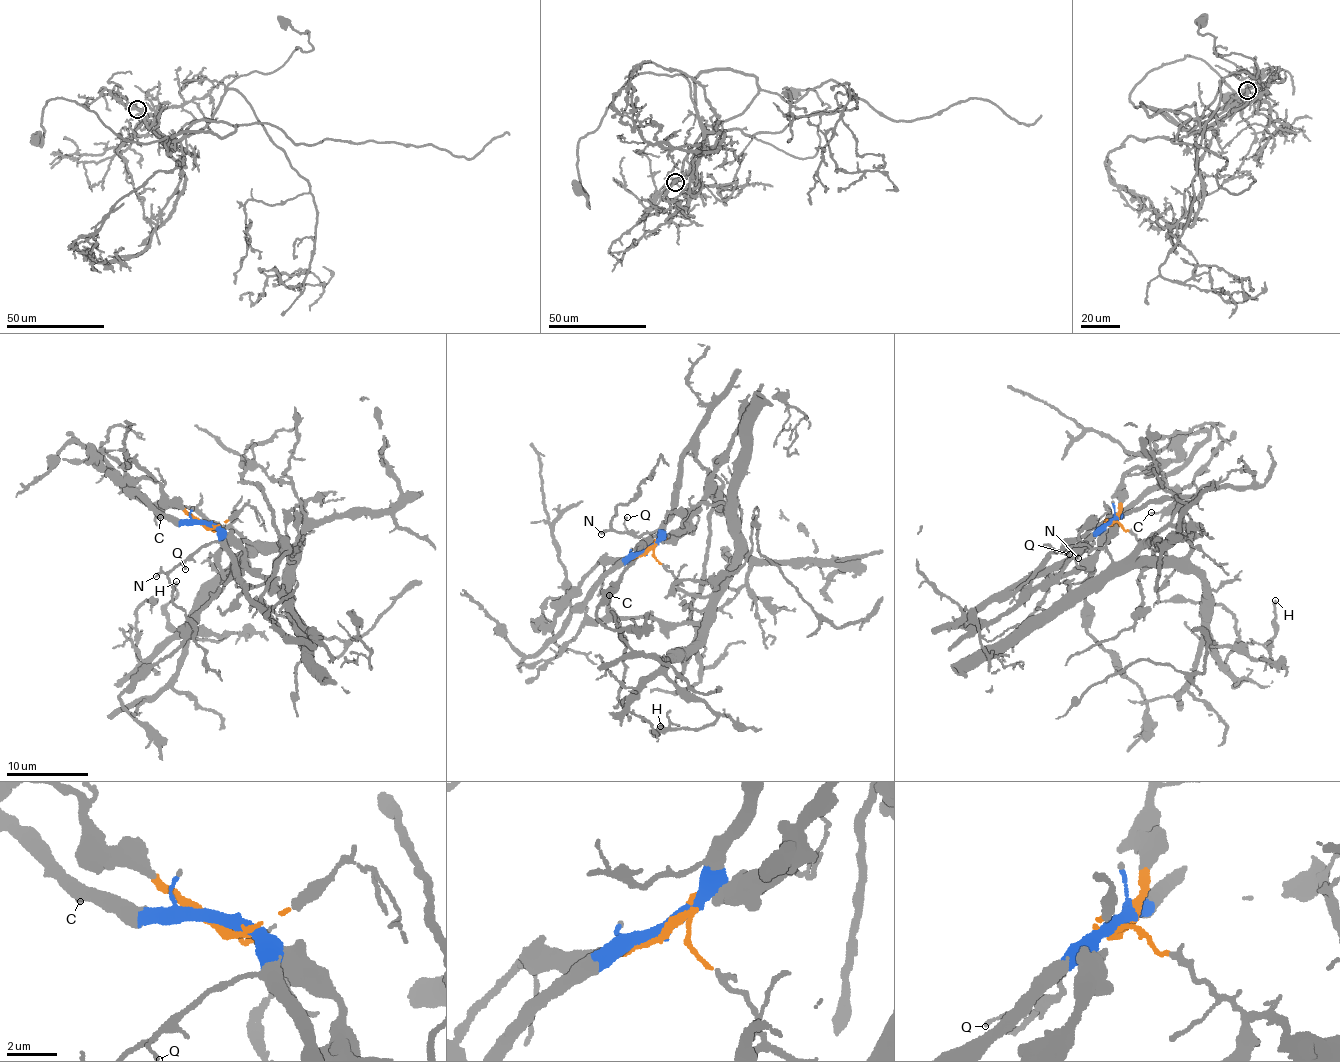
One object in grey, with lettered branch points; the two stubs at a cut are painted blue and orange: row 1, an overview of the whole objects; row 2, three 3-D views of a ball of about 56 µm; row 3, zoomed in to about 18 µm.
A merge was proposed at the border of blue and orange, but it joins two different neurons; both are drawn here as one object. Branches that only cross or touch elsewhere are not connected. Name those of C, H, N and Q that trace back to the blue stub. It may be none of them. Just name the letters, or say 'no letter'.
N, Q

